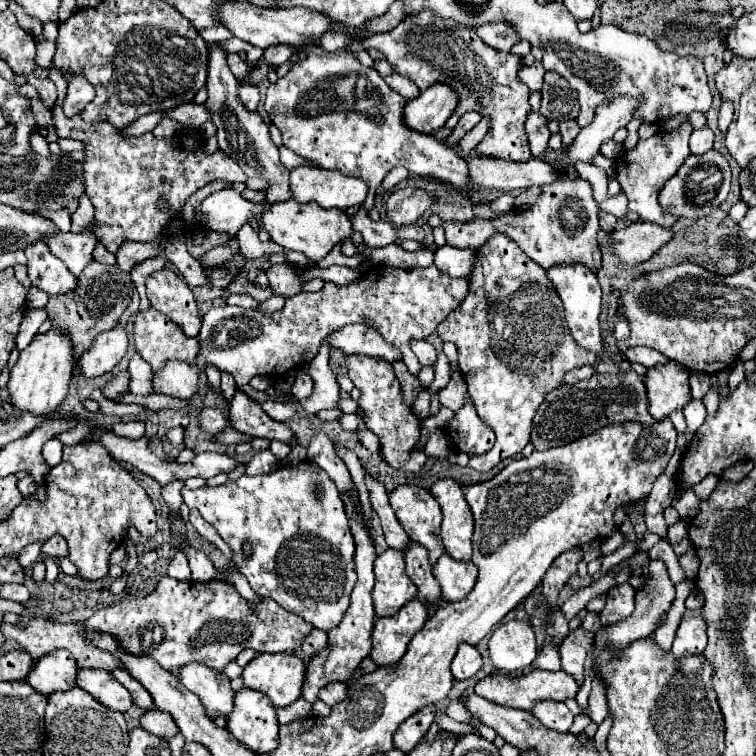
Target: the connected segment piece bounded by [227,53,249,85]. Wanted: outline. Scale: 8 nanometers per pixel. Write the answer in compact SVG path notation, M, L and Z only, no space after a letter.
M237 53L229 55L229 57L227 57L227 63L229 63L229 69L231 69L231 71L237 75L237 79L240 81L240 83L242 85L246 85L247 81L245 79L245 75L247 75L247 71L249 71L249 65L247 65L245 61L241 61Z

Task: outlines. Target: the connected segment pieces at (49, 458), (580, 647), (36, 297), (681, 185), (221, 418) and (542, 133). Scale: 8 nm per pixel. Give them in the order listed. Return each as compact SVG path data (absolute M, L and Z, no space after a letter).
M51 439L43 445L43 457L49 467L55 467L61 461L61 449L63 449L63 443L59 439Z
M579 627L569 631L569 635L561 643L561 649L559 649L561 669L569 673L577 683L583 683L583 663L591 641L593 641L593 633Z
M31 287L29 289L29 295L27 295L27 305L29 307L45 307L45 303L49 301L49 295L37 287Z
M711 149L705 155L689 155L681 169L665 183L659 203L661 207L677 217L689 217L689 219L699 219L709 215L715 207L719 207L729 193L729 183L731 183L731 169L727 159Z
M204 408L199 414L199 423L203 427L203 431L207 433L219 433L225 429L225 423L227 423L227 411L223 411L221 408Z
M531 111L531 115L527 117L525 123L527 129L527 139L529 139L529 147L533 157L545 157L547 155L547 141L551 137L549 129L547 129L547 119L535 111Z

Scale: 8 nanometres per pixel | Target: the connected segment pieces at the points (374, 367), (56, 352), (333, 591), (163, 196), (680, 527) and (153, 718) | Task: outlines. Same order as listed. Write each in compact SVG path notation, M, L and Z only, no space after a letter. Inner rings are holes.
M333 351L331 361L347 367L347 375L361 391L357 405L363 411L363 421L367 429L379 437L379 445L381 445L379 455L385 459L385 463L397 471L417 475L427 463L425 451L415 451L421 437L421 421L415 417L413 409L403 403L401 383L395 377L393 365L385 363L383 359L373 359L367 355L343 355L341 351Z
M51 329L45 335L37 335L33 339L33 343L21 351L21 357L15 363L15 367L11 369L11 377L7 383L11 403L17 411L17 415L21 415L25 411L35 417L53 415L61 407L63 399L67 397L73 361L75 361L73 345L69 343L69 337L63 331Z
M303 461L299 463L297 467L279 467L277 471L271 471L271 473L265 473L265 475L257 475L257 477L249 477L249 475L243 475L235 481L227 481L225 485L219 485L219 487L201 487L201 489L183 489L183 499L189 507L195 507L199 509L199 513L203 515L203 519L207 523L211 523L217 533L223 537L223 541L233 549L233 563L235 567L249 579L251 583L251 589L261 595L261 597L271 597L273 601L277 601L281 607L285 607L287 611L303 617L305 621L309 621L315 629L323 629L323 631L329 631L333 627L337 627L337 623L341 623L341 615L345 615L347 607L349 607L349 591L353 589L353 583L357 581L357 573L353 571L353 551L355 551L355 543L353 543L353 535L349 531L349 519L347 519L347 513L345 513L345 507L343 507L343 501L339 497L339 491L337 487L333 487L333 481L329 479L329 475L317 467L317 463L313 461ZM315 487L323 487L323 497L319 497L315 493ZM251 541L253 545L253 555L249 559L243 557L243 543Z
M55 109L55 131L59 137L77 139L85 145L83 183L95 207L93 233L113 255L125 241L149 243L187 227L181 219L185 201L213 181L245 183L247 175L223 151L205 153L199 137L175 133L157 139L153 133L139 137L119 135L109 123L85 123L79 115L69 119ZM165 201L165 207L159 205Z
M679 521L679 523L671 525L669 531L667 531L667 537L669 537L671 545L675 545L677 541L681 541L685 535L687 535L687 523L685 521Z
M157 709L153 711L145 711L143 717L141 717L141 727L165 741L169 741L171 737L175 737L179 731L177 731L177 725L173 723L173 717L171 715L165 715Z

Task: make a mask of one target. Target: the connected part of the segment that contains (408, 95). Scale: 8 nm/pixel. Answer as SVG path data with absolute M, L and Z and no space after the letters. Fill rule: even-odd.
M397 73L387 75L385 81L389 83L389 87L391 87L393 91L401 93L405 99L413 99L413 97L417 97L420 93L420 89L413 83L413 81L409 81L409 79L405 79L405 77L397 75ZM387 79L389 79L389 81L387 81Z

